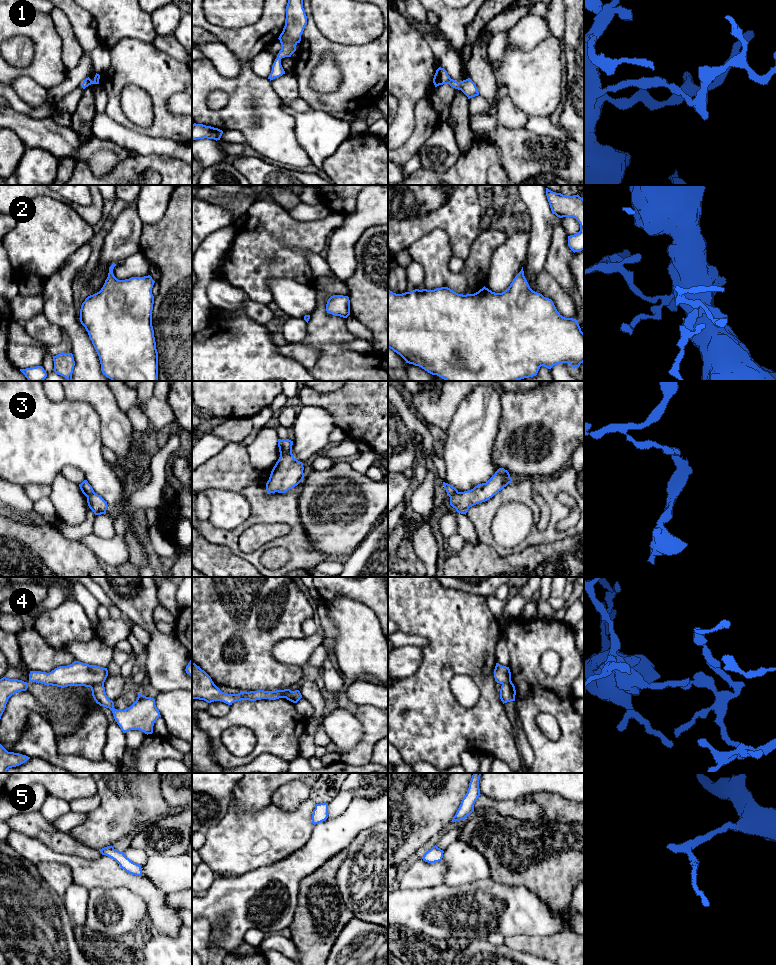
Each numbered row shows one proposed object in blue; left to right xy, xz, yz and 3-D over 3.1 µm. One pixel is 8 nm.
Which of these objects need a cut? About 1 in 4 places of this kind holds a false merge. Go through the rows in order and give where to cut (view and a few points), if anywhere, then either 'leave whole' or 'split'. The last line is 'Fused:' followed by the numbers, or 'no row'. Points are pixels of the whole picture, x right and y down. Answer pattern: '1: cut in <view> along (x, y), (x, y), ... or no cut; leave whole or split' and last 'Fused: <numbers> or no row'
1: no cut; leave whole
2: no cut; leave whole
3: cut in xz along (291, 446), (285, 453), (280, 455); split
4: cut in xy along (103, 682), (93, 684), (90, 687); split
5: no cut; leave whole
Fused: 3, 4

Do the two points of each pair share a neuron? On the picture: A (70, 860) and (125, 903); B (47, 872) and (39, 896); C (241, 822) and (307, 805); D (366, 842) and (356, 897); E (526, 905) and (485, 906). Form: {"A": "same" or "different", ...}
{"A": "different", "B": "different", "C": "same", "D": "same", "E": "same"}

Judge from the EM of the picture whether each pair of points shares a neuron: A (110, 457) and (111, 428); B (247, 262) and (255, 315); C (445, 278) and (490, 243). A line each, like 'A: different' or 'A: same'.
A: different
B: different
C: same

